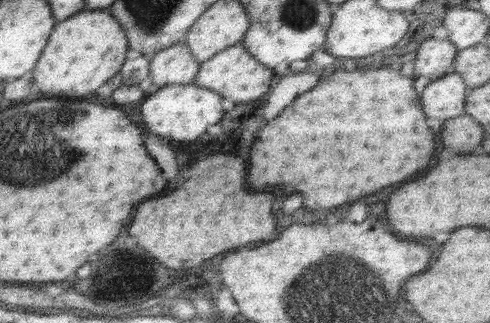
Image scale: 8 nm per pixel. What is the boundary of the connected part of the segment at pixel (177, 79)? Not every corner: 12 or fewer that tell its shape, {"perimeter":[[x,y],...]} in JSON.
{"perimeter":[[184,42],[150,58],[158,87],[194,82],[201,65]]}

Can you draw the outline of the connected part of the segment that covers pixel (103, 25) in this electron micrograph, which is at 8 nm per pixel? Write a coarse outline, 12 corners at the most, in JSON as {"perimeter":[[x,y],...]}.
{"perimeter":[[107,10],[55,24],[28,76],[44,96],[88,96],[129,40]]}

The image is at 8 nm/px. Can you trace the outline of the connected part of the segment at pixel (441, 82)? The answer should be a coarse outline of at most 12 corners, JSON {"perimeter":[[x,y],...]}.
{"perimeter":[[454,72],[431,81],[422,110],[432,132],[465,114],[468,88]]}

